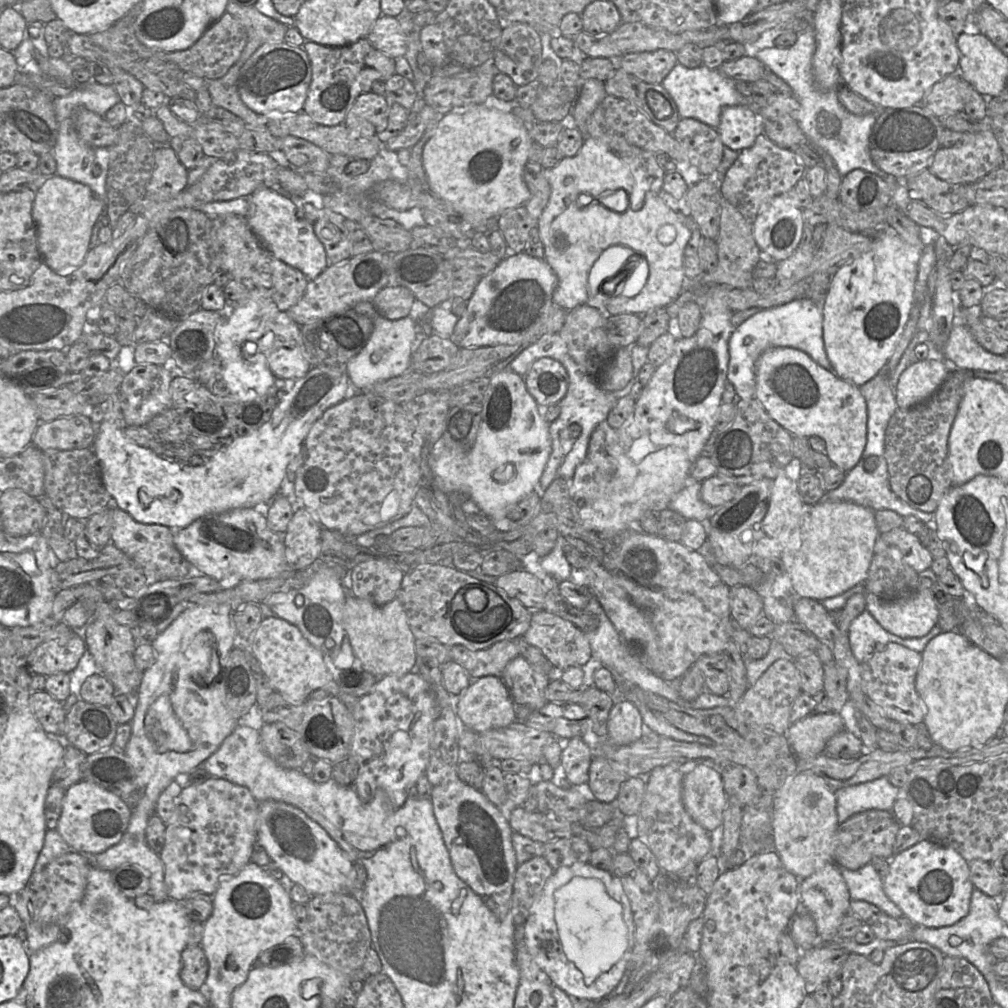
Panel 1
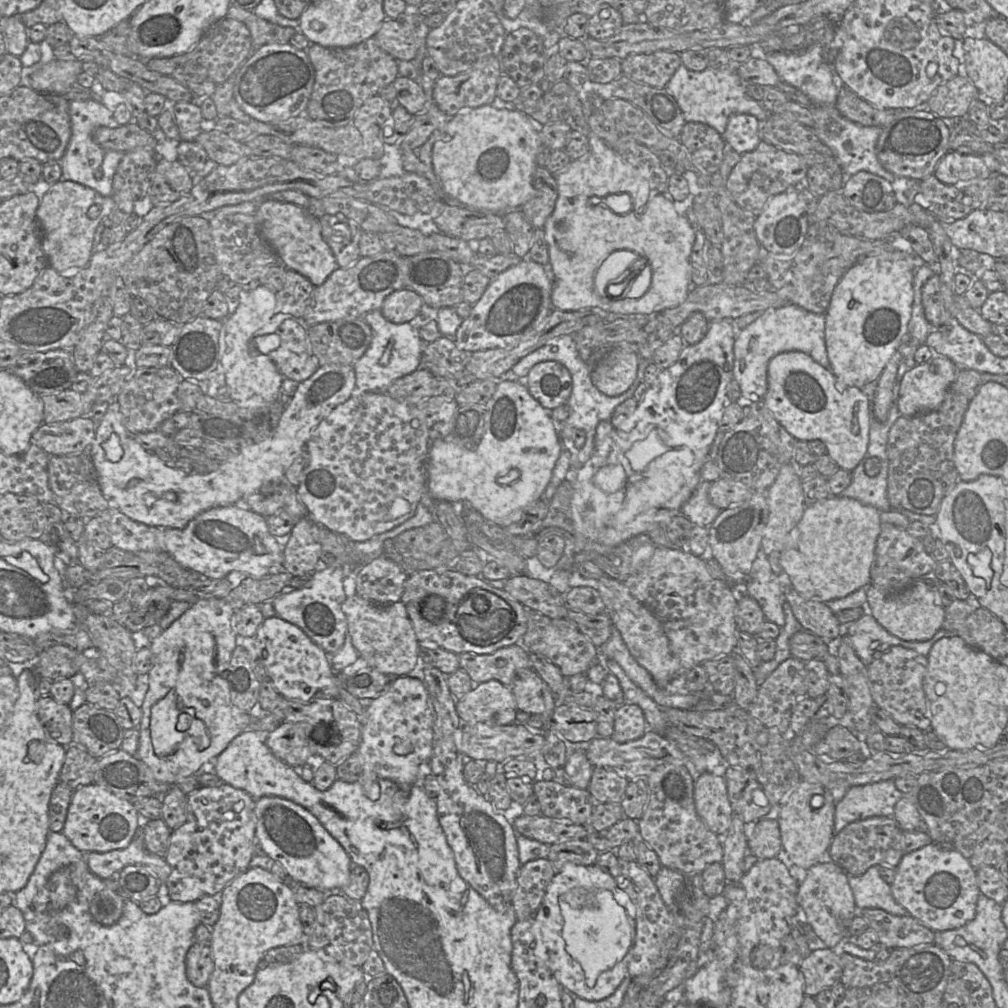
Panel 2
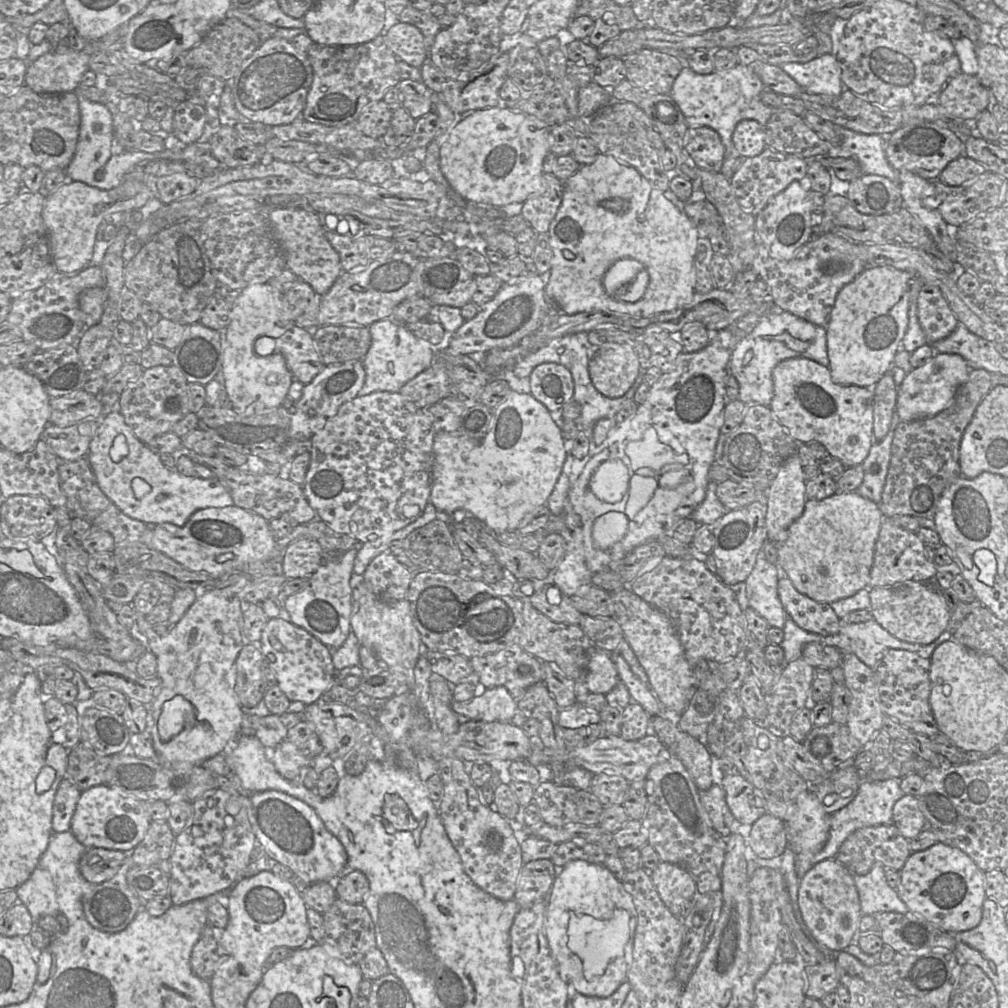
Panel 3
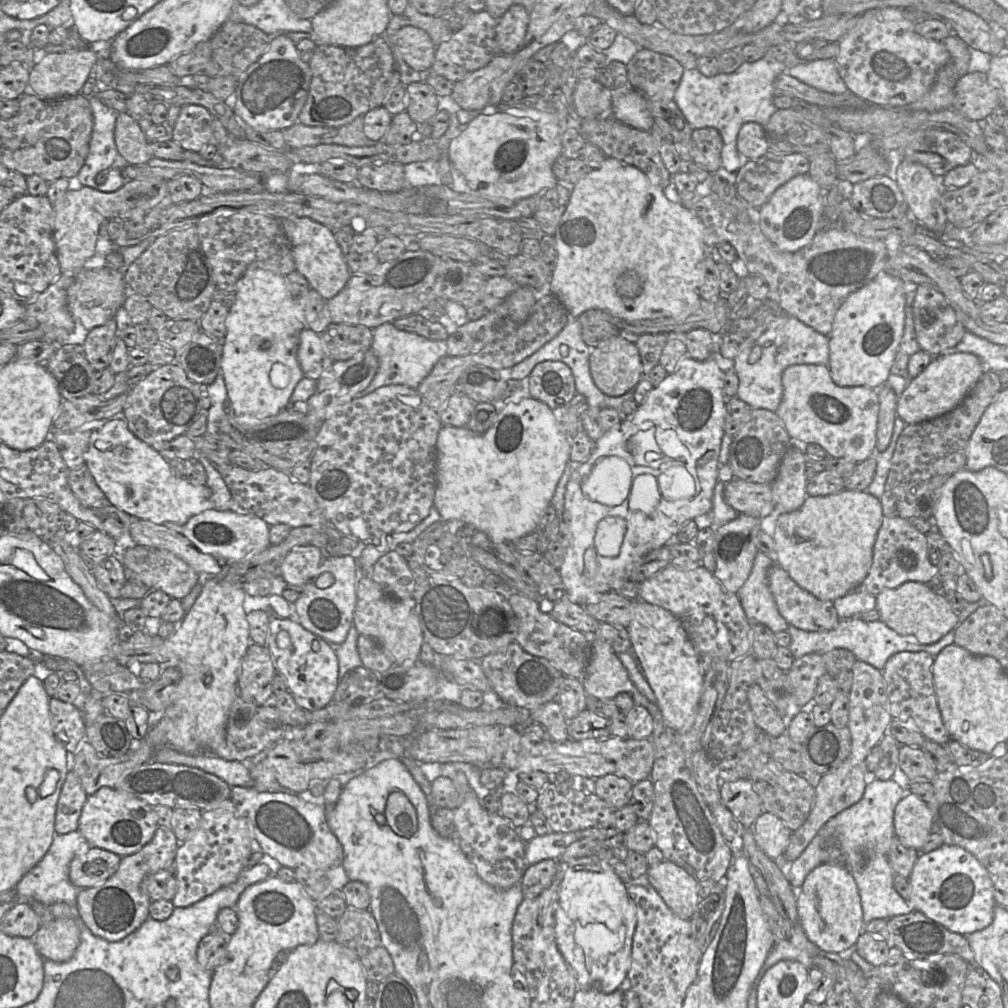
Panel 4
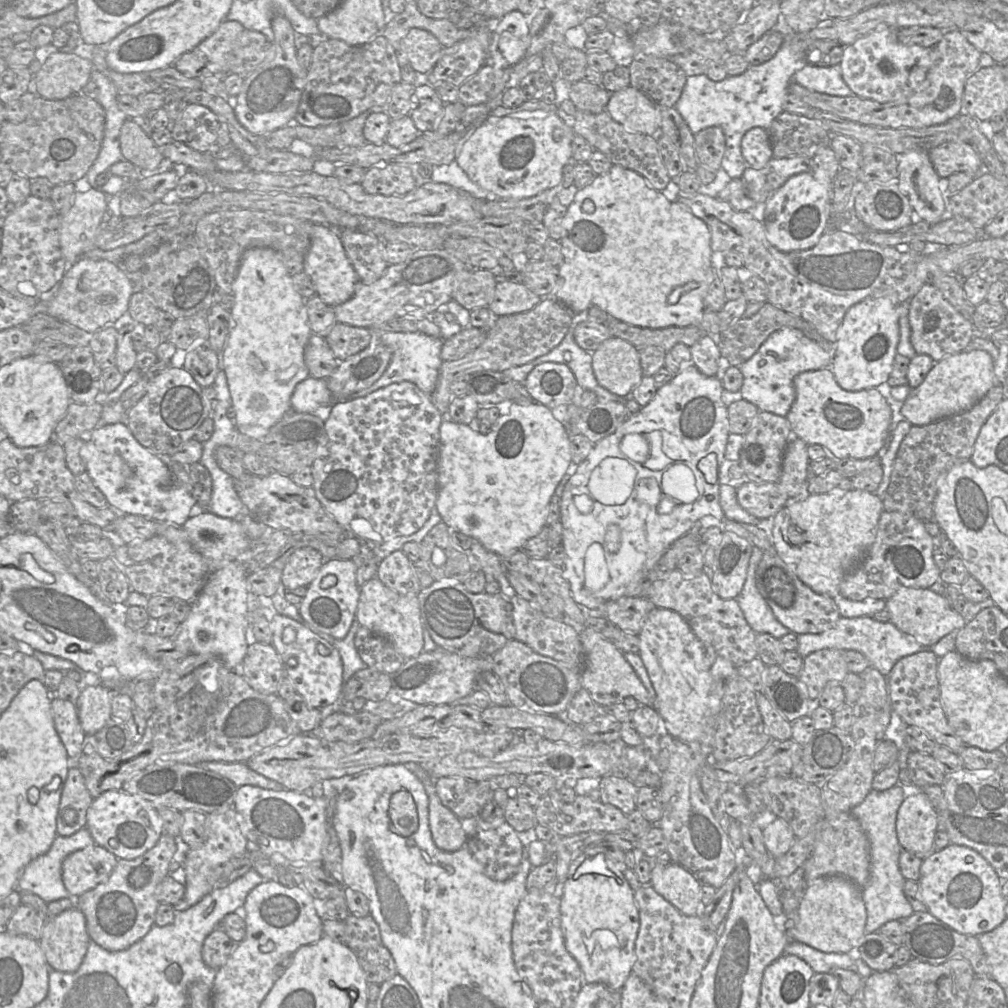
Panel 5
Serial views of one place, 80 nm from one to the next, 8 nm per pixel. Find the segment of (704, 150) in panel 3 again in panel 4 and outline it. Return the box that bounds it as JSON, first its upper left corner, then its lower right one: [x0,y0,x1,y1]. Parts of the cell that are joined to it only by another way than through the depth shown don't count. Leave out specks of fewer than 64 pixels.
[691,127,723,174]

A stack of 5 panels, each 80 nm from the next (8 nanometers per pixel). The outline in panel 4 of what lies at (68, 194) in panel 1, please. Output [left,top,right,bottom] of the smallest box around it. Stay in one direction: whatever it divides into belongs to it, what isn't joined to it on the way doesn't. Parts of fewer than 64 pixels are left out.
[53,178,168,273]

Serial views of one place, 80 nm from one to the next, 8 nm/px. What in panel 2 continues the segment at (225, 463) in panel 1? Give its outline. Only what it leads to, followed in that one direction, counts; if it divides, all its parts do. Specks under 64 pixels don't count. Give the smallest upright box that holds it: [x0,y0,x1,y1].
[89,365,356,529]

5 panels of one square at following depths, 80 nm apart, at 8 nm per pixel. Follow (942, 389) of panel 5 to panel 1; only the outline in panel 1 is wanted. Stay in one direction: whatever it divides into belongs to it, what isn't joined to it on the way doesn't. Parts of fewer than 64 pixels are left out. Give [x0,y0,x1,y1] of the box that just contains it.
[895,359,949,409]

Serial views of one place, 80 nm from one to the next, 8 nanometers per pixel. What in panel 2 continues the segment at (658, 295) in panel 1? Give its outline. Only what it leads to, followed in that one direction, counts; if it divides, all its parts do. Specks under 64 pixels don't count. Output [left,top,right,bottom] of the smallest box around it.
[543,134,695,315]

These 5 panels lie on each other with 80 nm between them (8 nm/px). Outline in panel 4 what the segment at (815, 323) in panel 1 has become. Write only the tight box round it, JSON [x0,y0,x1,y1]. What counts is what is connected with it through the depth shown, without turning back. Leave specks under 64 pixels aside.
[734,314,830,412]

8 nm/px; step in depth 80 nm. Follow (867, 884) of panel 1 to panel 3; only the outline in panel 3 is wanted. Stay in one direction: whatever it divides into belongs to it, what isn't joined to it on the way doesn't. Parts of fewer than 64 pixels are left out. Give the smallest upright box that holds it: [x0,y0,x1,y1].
[851,864,909,915]

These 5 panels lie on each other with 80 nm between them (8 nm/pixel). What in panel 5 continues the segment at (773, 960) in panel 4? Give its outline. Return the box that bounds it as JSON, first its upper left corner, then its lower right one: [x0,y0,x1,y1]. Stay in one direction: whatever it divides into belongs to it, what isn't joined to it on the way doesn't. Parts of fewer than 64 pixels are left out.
[783,940,854,973]

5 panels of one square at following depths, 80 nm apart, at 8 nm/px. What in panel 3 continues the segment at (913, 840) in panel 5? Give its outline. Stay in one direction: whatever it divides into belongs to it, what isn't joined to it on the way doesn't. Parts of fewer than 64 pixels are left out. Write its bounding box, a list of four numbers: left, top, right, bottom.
[893,795,925,839]

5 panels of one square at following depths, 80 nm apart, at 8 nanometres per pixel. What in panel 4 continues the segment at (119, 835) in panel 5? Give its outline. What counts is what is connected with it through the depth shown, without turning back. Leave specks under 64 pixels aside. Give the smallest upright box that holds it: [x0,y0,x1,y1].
[78,786,157,857]

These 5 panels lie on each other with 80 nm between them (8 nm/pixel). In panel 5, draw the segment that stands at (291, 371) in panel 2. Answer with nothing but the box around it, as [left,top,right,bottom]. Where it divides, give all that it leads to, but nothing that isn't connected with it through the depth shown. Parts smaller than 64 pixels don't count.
[304,334,339,379]

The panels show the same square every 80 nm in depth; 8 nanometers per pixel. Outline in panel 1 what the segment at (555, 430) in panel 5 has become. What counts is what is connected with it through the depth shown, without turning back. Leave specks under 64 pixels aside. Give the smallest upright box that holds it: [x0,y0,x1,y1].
[429,368,552,518]

